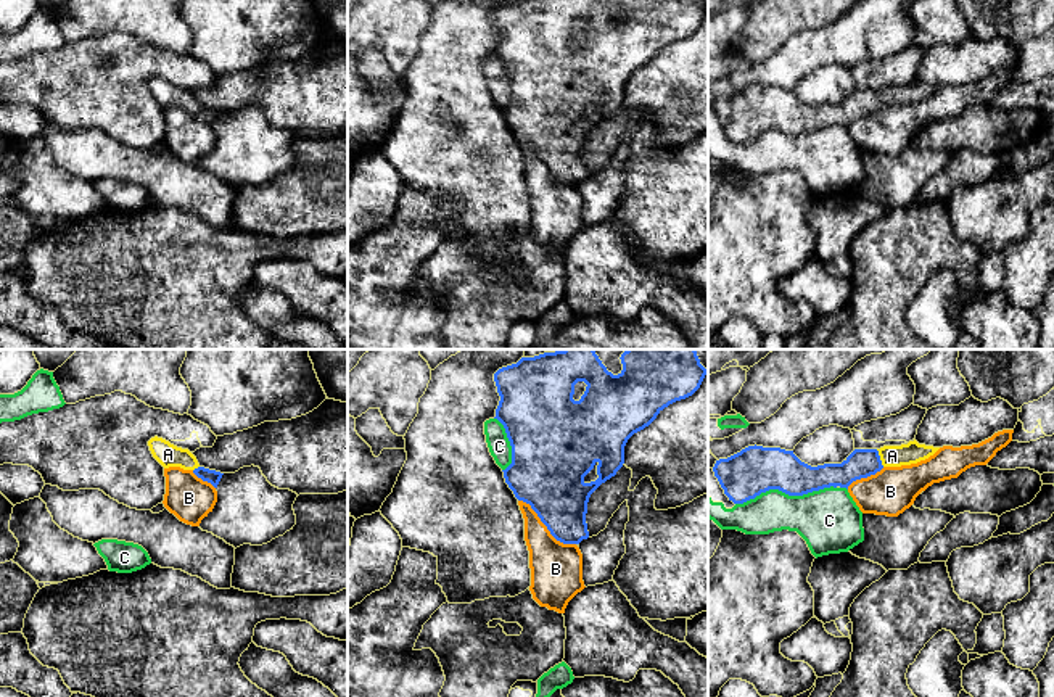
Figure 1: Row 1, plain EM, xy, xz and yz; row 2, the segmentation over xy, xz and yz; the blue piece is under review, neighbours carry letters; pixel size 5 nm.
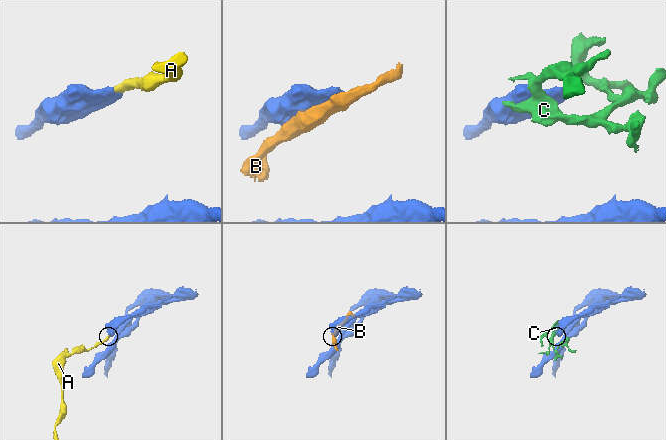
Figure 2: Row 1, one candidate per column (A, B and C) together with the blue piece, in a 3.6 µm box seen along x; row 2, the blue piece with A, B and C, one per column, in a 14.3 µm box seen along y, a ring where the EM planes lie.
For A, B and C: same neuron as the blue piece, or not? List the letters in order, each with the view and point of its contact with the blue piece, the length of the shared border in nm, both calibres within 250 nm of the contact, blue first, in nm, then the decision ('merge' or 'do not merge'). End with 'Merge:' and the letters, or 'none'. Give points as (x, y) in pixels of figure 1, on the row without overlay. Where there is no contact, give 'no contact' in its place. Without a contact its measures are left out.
A: contact yz (879, 97); length 100 nm; calibres 140 and 110 nm; merge
B: contact xz (546, 164); length 360 nm; calibres 360 and 260 nm; do not merge
C: contact yz (786, 132); length 500 nm; calibres 240 and 300 nm; do not merge
Merge: A

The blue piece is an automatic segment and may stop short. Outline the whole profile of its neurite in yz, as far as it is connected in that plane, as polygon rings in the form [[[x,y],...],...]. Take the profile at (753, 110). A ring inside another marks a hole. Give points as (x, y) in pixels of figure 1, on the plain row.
[[[914,79],[901,85],[854,89],[842,103],[811,106],[793,90],[755,84],[716,100],[713,111],[729,140],[743,143],[769,129],[788,135],[803,135],[830,126],[848,129],[853,121],[875,114],[883,106],[917,103],[938,89]]]

